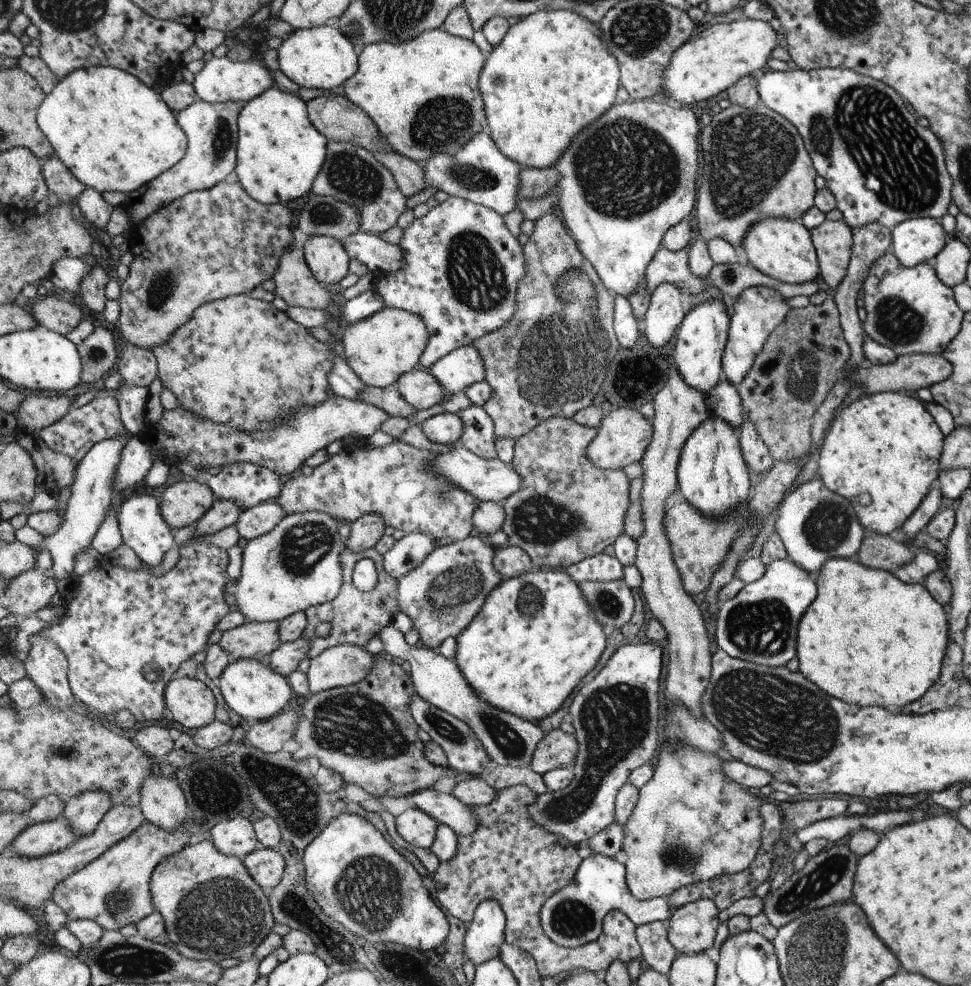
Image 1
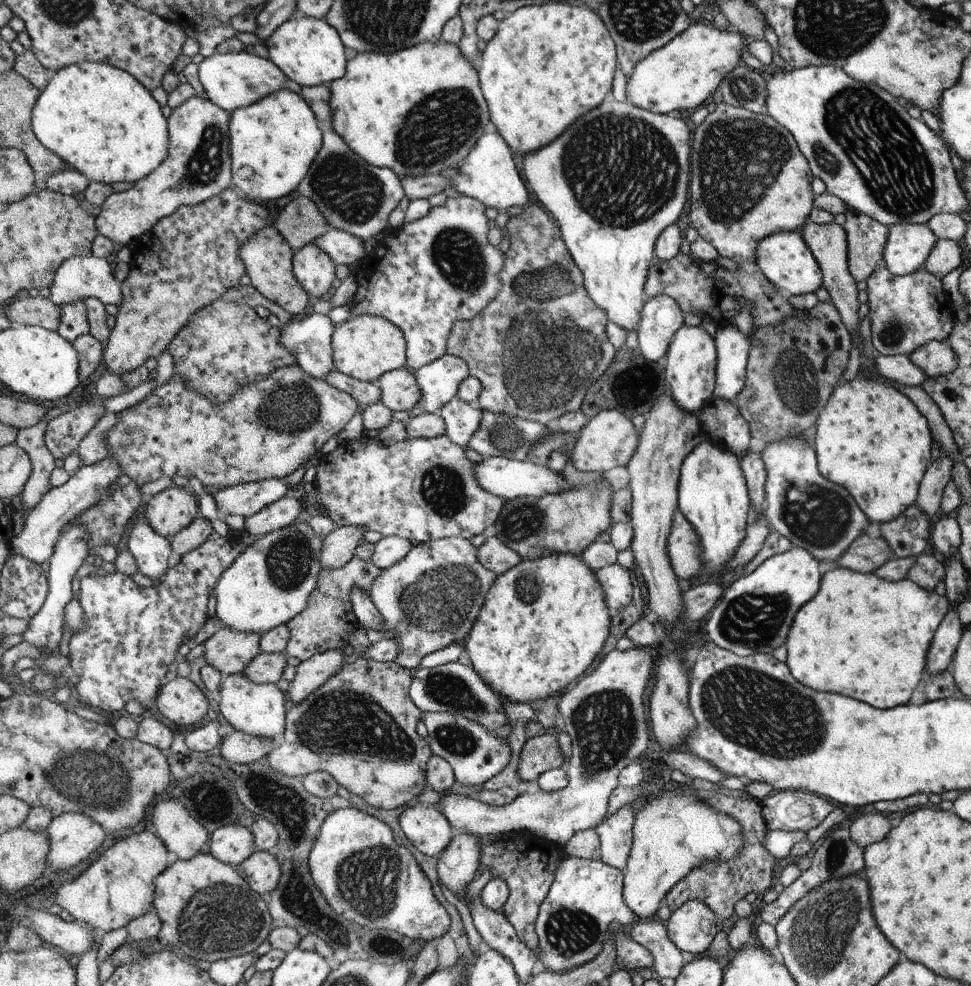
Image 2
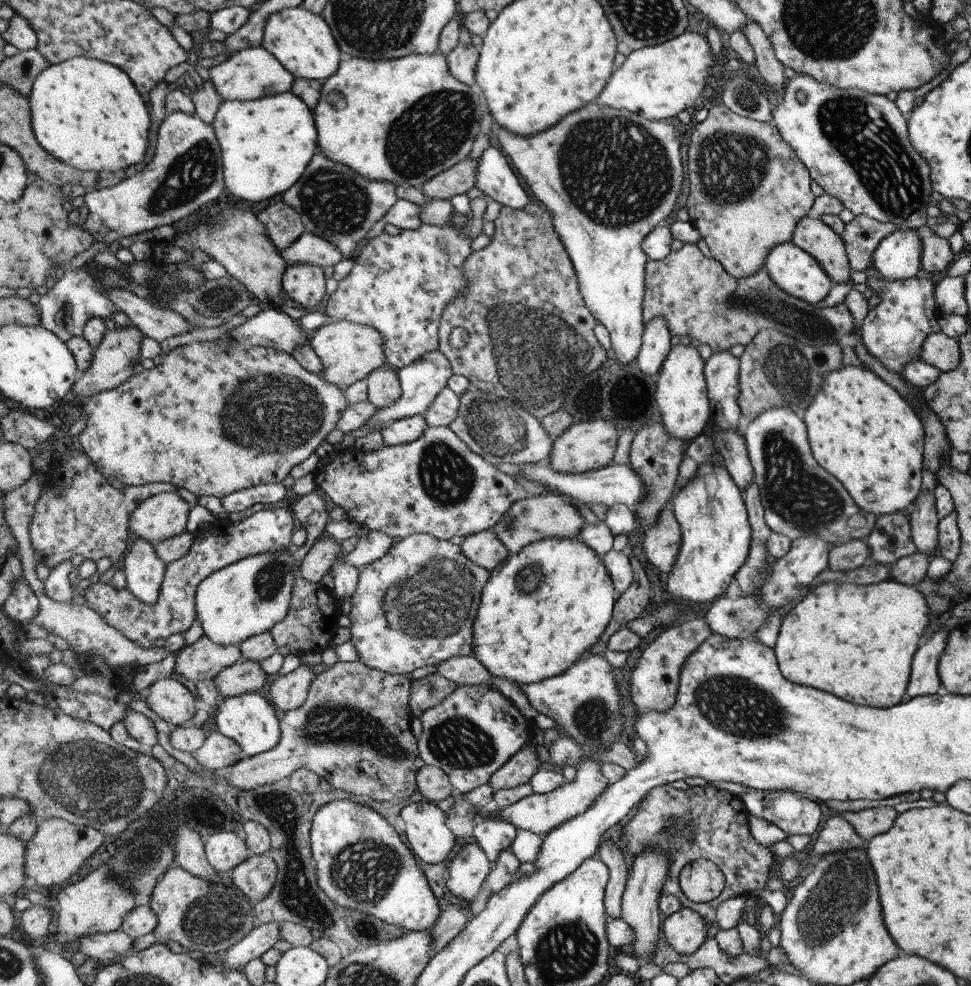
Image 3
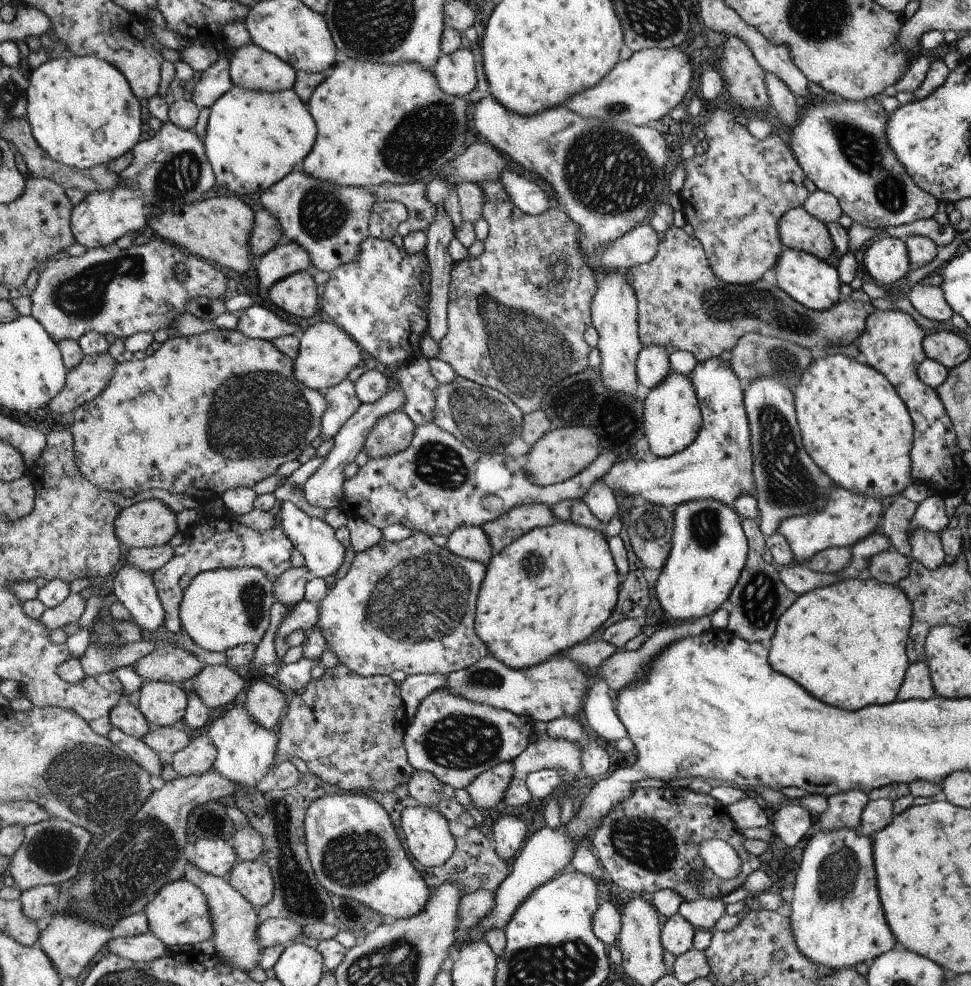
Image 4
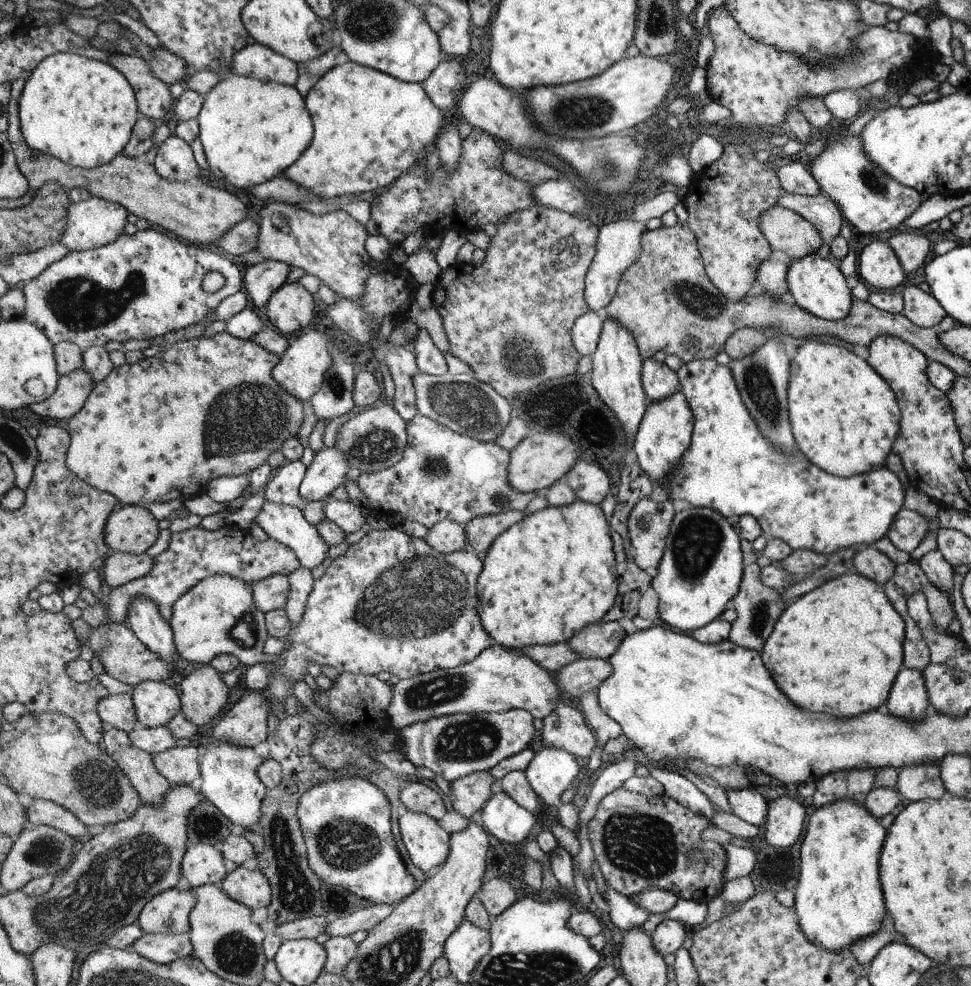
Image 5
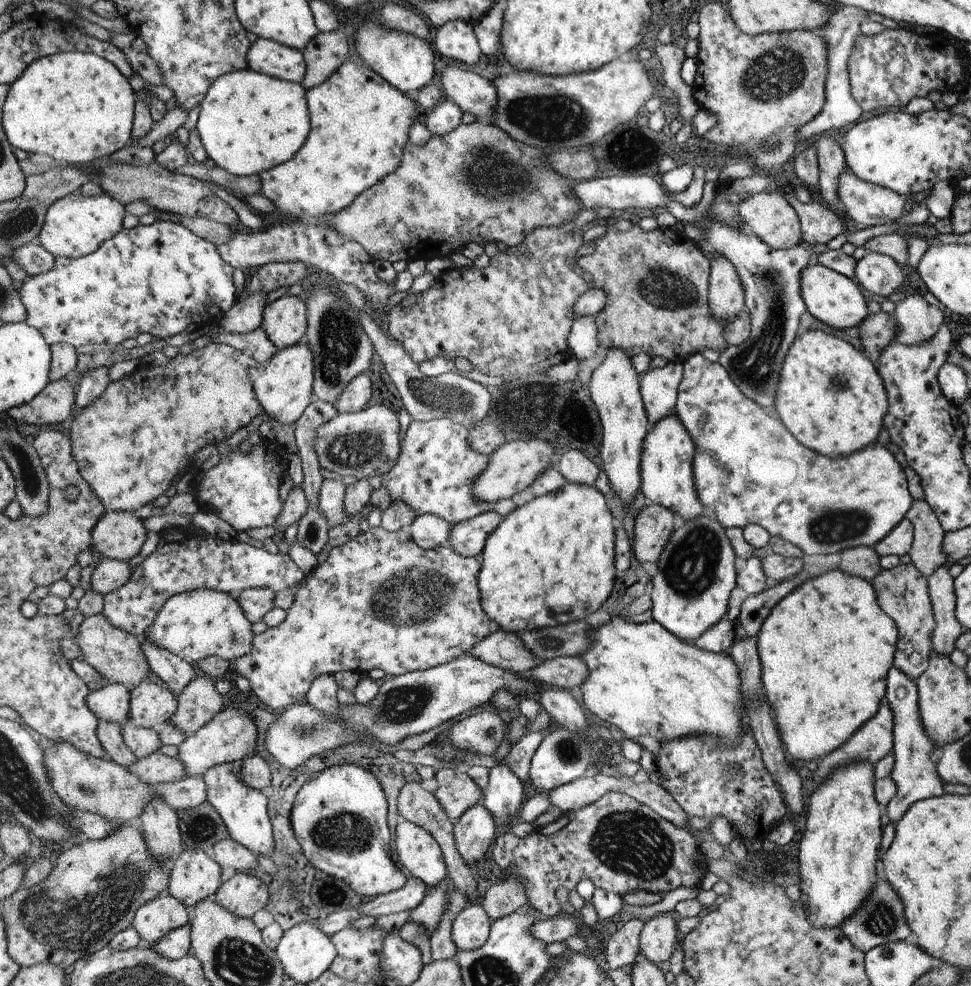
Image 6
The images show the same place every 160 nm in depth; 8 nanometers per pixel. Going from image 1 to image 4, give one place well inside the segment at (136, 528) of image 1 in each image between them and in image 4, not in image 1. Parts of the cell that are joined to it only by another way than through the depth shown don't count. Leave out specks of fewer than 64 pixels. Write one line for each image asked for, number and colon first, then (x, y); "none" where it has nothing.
2: (151, 550)
3: (145, 570)
4: (136, 589)

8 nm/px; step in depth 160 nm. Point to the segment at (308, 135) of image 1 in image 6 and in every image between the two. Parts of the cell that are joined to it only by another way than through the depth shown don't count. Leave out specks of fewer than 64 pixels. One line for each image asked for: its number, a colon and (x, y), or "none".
2: (275, 141)
3: (266, 144)
4: (254, 139)
5: (251, 131)
6: (249, 122)

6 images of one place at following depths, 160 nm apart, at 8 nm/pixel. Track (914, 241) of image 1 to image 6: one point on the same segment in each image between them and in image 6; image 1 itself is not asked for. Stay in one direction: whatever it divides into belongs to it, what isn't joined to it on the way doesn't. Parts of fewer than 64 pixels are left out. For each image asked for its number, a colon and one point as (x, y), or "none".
2: (908, 246)
3: (898, 256)
4: (886, 259)
5: (878, 264)
6: (879, 274)

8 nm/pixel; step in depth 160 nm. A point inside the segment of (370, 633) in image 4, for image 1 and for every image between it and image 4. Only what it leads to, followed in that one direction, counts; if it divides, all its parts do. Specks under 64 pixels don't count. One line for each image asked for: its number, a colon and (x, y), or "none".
1: (441, 596)
2: (432, 598)
3: (416, 606)

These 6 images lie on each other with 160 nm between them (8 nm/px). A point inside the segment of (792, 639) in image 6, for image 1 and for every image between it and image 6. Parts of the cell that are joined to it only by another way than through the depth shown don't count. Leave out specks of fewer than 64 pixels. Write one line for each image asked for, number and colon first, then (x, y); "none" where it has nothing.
1: (869, 638)
2: (862, 636)
3: (859, 641)
4: (835, 639)
5: (838, 649)

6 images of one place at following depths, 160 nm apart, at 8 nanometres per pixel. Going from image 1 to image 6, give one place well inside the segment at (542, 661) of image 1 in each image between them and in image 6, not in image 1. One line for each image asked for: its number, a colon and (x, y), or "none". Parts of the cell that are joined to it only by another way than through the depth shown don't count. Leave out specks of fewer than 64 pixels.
2: (547, 620)
3: (549, 603)
4: (550, 590)
5: (552, 574)
6: (551, 561)

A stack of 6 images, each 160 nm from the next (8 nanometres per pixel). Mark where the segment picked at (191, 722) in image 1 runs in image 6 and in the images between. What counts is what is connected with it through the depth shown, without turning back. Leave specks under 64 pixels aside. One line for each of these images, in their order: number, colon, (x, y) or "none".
2: (181, 700)
3: (172, 701)
4: (162, 703)
5: (156, 704)
6: (151, 704)

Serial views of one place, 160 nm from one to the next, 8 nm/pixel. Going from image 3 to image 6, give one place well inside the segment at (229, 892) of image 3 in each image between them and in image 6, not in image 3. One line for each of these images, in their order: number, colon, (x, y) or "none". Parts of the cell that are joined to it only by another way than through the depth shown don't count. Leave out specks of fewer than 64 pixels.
4: (179, 914)
5: (167, 913)
6: (155, 920)

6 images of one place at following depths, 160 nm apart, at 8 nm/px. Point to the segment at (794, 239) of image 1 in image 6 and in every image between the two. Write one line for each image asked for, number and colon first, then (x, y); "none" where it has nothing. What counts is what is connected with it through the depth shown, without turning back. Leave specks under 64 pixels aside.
2: (785, 259)
3: (798, 273)
4: (814, 283)
5: (816, 284)
6: (833, 299)

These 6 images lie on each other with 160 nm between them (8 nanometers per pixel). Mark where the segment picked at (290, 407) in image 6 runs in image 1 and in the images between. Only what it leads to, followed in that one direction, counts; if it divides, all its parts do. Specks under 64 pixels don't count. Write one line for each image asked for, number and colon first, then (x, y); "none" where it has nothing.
1: (382, 348)
2: (365, 347)
3: (349, 351)
4: (328, 353)
5: (303, 367)

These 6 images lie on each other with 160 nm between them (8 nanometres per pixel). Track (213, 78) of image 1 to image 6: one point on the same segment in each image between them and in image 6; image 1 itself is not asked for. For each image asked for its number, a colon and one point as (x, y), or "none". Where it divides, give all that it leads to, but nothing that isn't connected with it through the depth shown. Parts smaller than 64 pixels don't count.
2: (233, 80)
3: (253, 73)
4: (251, 67)
5: (257, 61)
6: (266, 56)

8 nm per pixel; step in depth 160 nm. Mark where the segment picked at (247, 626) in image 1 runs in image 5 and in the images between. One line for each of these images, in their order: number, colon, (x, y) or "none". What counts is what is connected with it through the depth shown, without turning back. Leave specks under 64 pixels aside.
2: (230, 651)
3: (204, 659)
4: (169, 663)
5: (125, 657)

